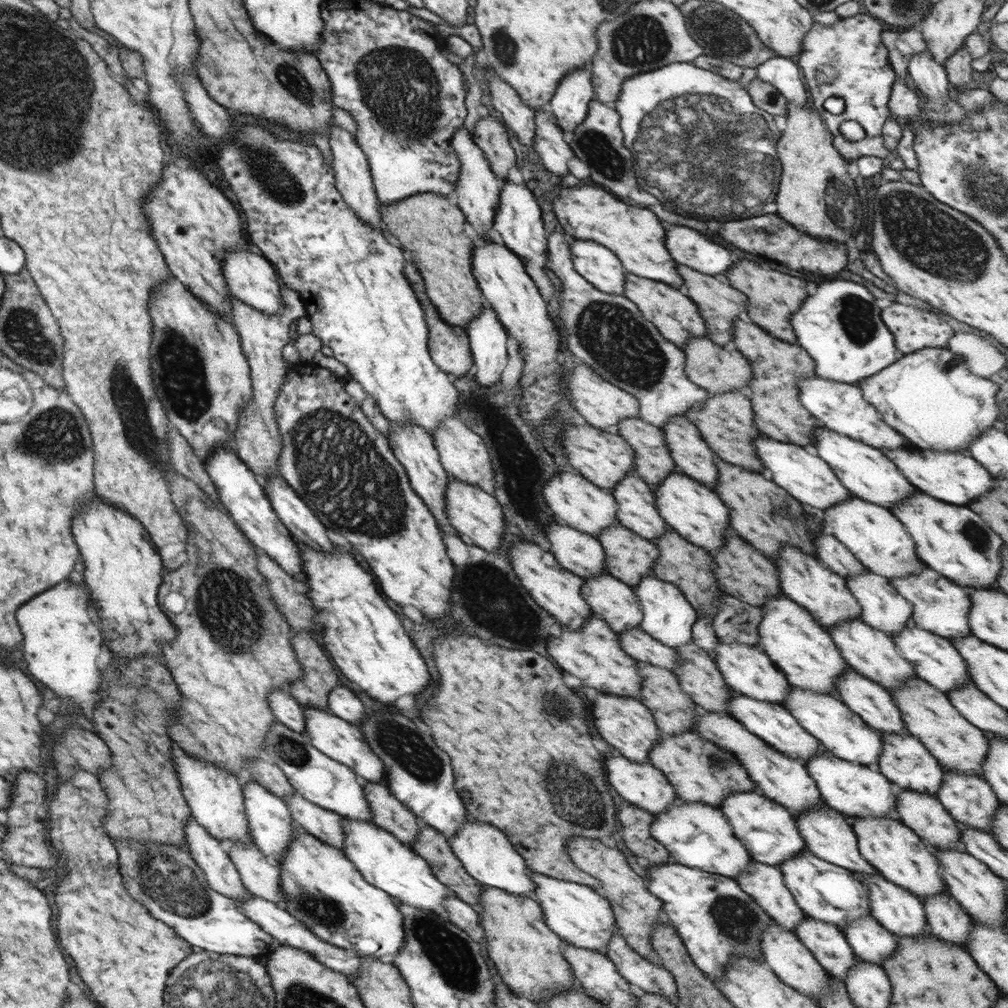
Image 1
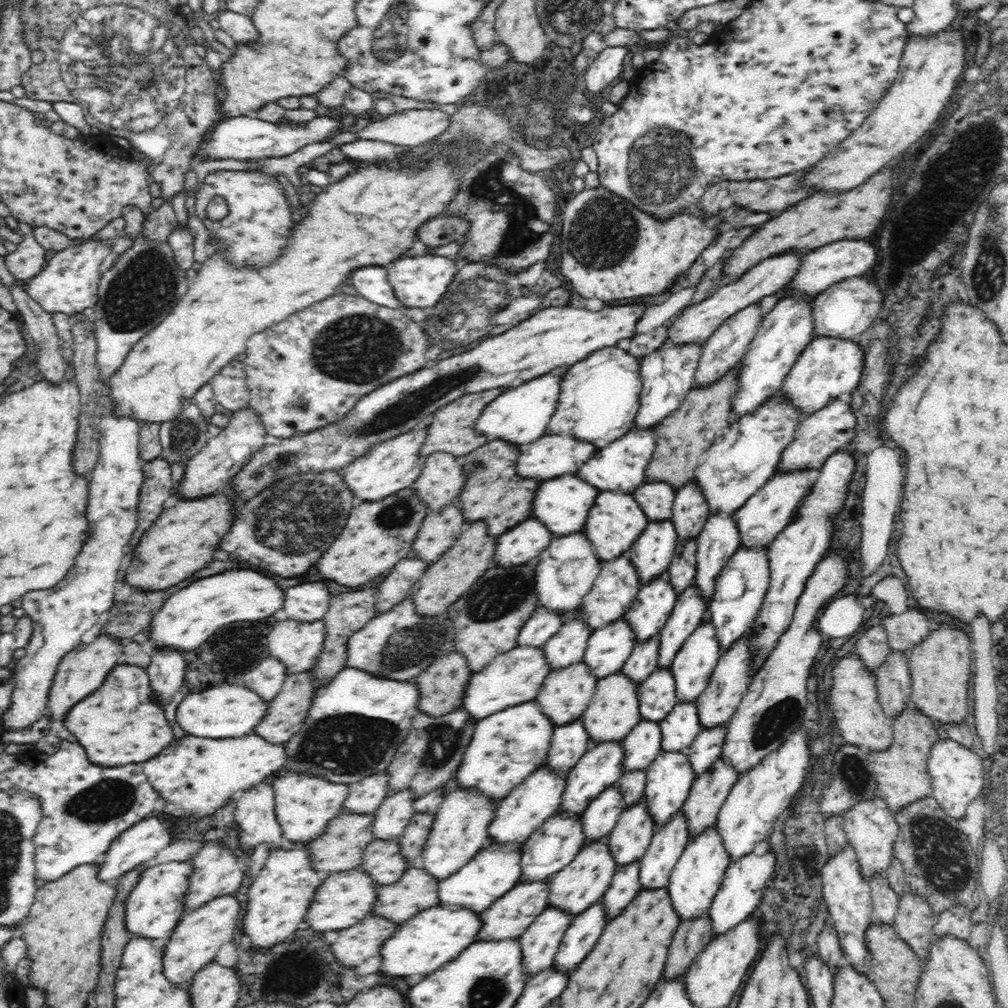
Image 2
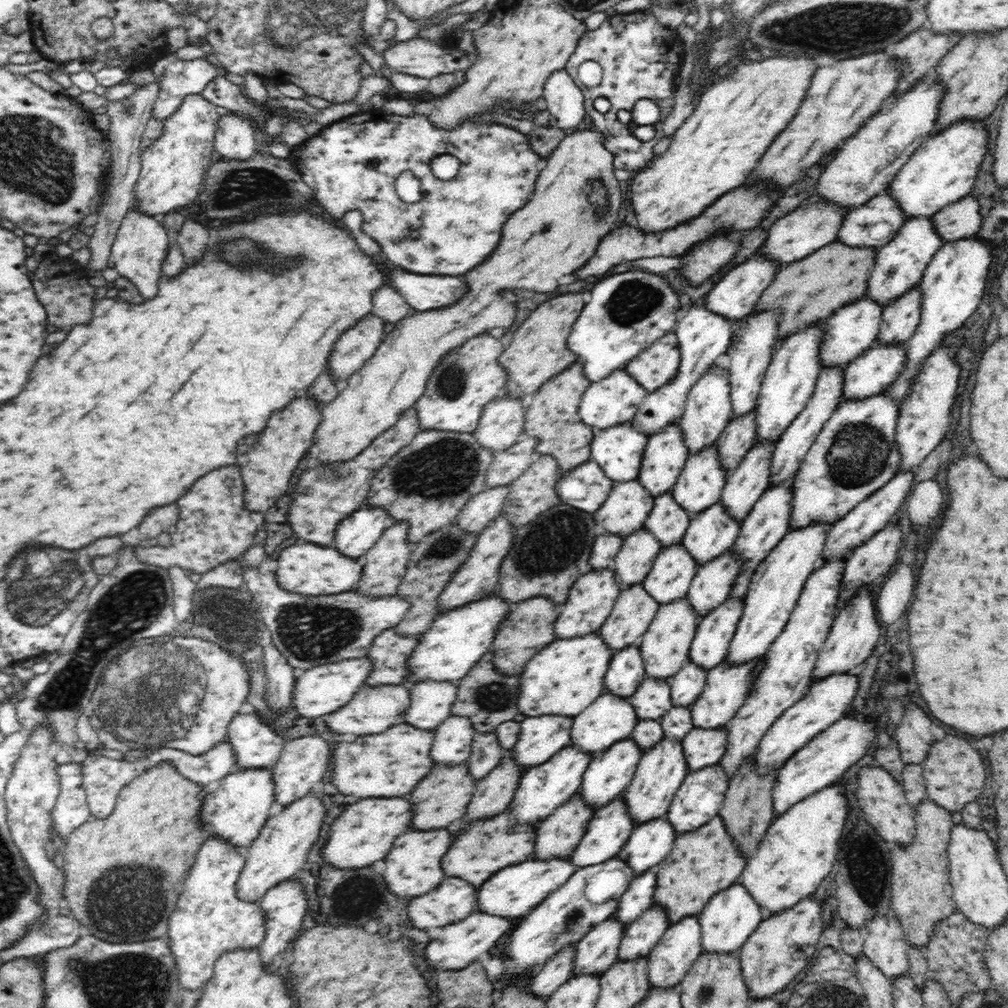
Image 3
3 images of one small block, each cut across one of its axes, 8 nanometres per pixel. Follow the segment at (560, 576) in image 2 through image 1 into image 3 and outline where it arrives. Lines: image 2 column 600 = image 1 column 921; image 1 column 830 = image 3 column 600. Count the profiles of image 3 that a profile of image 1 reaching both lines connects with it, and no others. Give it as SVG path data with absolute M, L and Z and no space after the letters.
M637 480L614 485L610 496L593 513L599 534L628 536L643 528L654 506L654 497Z

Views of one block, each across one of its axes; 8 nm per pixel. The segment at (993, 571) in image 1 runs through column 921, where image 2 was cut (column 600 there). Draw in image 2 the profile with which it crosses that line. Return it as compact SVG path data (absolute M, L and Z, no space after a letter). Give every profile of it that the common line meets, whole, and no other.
M606 490L599 492L594 506L590 508L582 533L590 539L596 557L604 562L626 554L648 523L646 513L642 511L642 507L638 505L632 493L622 494L622 492Z

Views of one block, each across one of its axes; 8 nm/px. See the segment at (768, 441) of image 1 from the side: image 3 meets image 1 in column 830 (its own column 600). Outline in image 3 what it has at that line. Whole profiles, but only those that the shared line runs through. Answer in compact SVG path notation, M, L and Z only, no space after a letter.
M590 459L580 464L580 466L576 466L574 470L565 472L563 477L557 480L555 488L562 504L569 504L578 510L593 514L602 506L606 498L610 496L614 485L614 482L603 473L598 463Z

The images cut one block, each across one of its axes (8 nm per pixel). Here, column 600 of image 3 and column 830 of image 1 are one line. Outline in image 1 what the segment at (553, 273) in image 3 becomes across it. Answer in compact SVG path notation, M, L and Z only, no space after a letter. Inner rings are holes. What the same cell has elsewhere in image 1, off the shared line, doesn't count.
M787 101L785 117L786 128L781 130L776 146L777 158L782 167L775 196L777 214L794 228L814 238L848 244L850 236L845 235L858 234L865 218L854 179L847 172L850 161L834 149L832 133L818 112ZM853 216L856 218L855 224ZM838 227L852 228L843 230Z

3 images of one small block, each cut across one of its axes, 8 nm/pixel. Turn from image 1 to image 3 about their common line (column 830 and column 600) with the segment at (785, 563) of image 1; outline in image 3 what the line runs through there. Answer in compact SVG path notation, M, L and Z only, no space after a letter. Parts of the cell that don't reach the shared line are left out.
M591 570L583 574L570 589L566 602L560 606L558 618L554 623L554 635L556 639L584 637L596 633L603 626L604 621L612 612L622 586L615 579L613 570Z

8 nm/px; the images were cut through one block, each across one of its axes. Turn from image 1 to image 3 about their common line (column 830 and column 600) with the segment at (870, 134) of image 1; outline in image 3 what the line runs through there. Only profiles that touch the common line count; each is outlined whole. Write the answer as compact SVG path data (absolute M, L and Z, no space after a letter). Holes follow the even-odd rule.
M639 11L629 14L615 13L609 16L597 29L587 30L578 41L578 46L565 66L565 71L573 78L576 79L577 70L582 62L586 60L594 60L602 67L603 74L600 84L594 87L588 87L583 83L579 83L579 89L585 98L585 112L592 118L594 128L603 134L604 147L614 155L614 177L618 181L630 180L634 172L646 168L652 160L653 148L658 144L658 141L664 136L661 125L665 118L672 112L674 106L674 92L676 86L674 85L675 78L680 74L682 64L685 57L685 44L682 38L679 37L675 28L670 28L658 22L651 13L647 11ZM596 98L607 98L611 102L611 107L608 112L602 114L594 109L592 106ZM642 98L654 100L660 108L660 119L653 126L655 127L655 136L649 141L640 141L634 132L628 129L628 124L620 123L616 117L618 110L628 110L631 112L634 104Z

